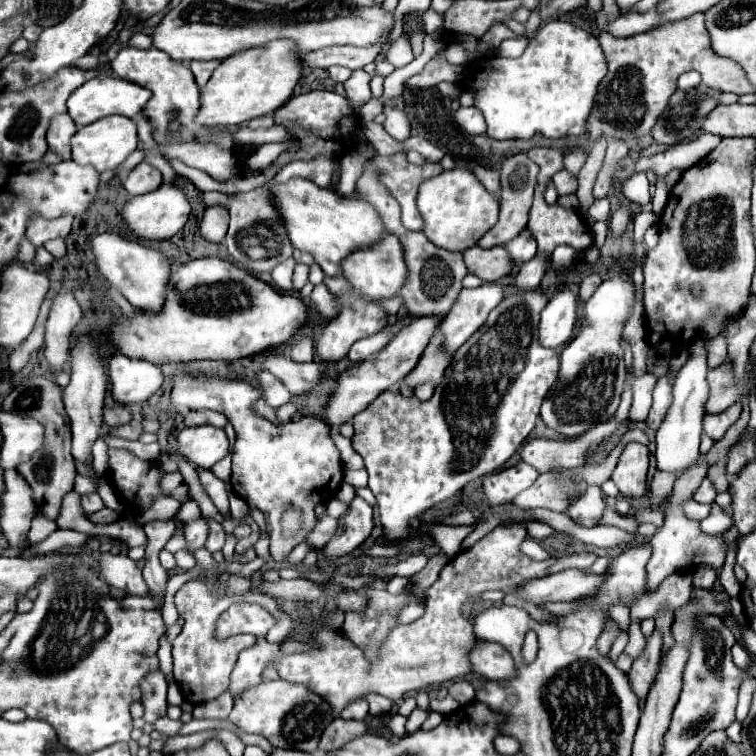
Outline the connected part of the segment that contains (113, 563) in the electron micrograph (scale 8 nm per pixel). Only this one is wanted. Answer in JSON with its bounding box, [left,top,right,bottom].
[100,553,148,595]

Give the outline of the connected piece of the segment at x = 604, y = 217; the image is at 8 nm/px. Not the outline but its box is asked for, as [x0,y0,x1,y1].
[588,199,610,221]

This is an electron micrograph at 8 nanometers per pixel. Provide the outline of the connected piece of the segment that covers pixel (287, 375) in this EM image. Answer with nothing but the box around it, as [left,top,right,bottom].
[262,353,324,397]

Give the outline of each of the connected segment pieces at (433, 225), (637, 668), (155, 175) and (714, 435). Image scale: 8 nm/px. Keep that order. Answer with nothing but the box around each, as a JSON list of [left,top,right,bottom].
[[418,169,500,251],[628,631,662,703],[124,163,162,195],[704,411,740,441]]

